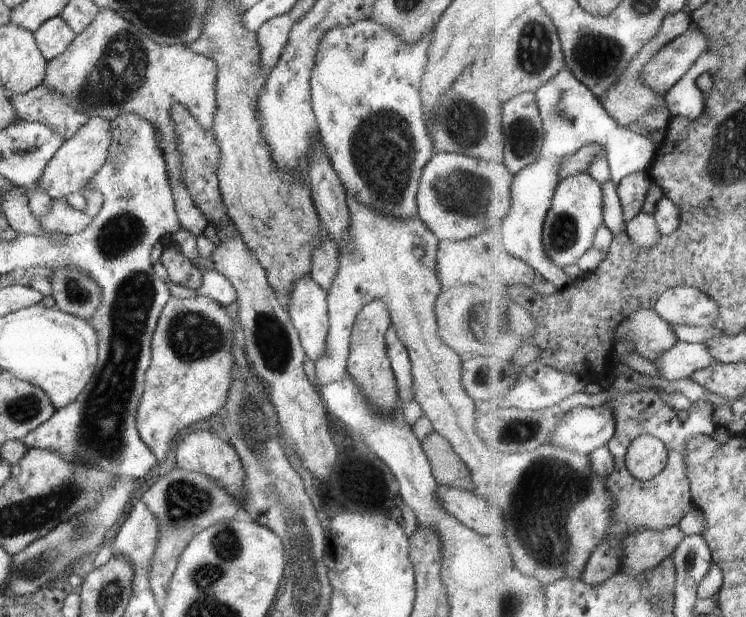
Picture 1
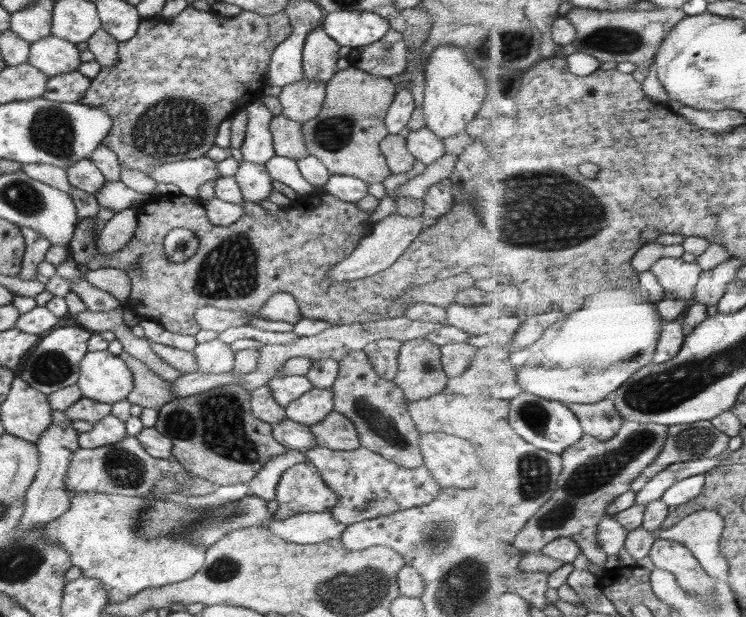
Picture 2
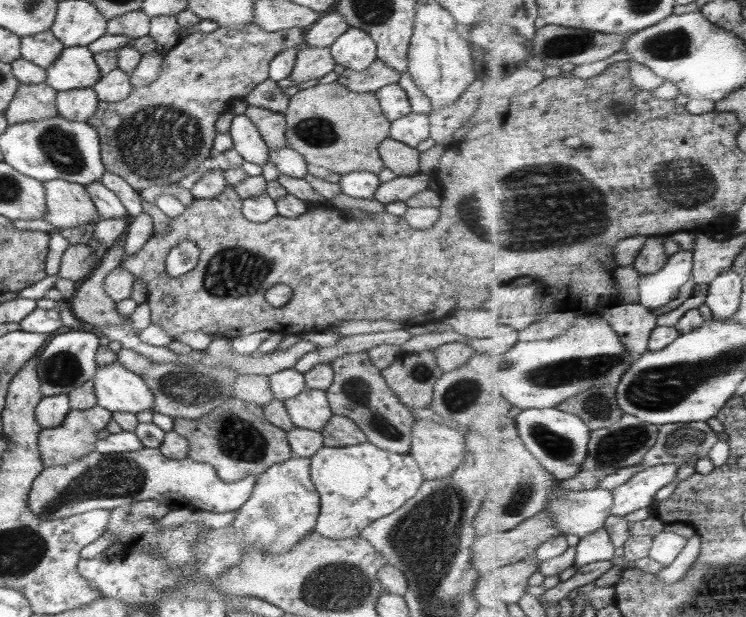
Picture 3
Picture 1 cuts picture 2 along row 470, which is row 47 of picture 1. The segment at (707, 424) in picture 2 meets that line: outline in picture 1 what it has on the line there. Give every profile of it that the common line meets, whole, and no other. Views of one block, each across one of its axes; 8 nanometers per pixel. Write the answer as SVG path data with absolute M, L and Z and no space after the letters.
M684 10L678 11L675 15L668 16L666 22L663 24L663 30L644 47L644 50L640 52L638 58L627 68L627 71L624 71L623 78L620 78L619 82L615 84L615 87L611 88L610 94L599 97L610 114L623 127L629 127L631 124L636 123L650 111L659 109L660 105L667 105L666 95L654 92L644 82L641 68L645 67L664 46L670 44L676 37L681 37L685 32L688 32L688 29L692 28L692 24L694 24L693 12Z

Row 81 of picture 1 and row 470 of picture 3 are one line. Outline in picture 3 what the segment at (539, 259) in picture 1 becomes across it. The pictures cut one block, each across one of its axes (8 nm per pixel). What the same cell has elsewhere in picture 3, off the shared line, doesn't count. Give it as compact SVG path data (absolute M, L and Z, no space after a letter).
M558 407L529 408L524 409L518 416L518 428L526 447L542 461L544 467L558 477L560 482L576 478L576 475L584 470L584 463L590 454L593 430L583 417Z

